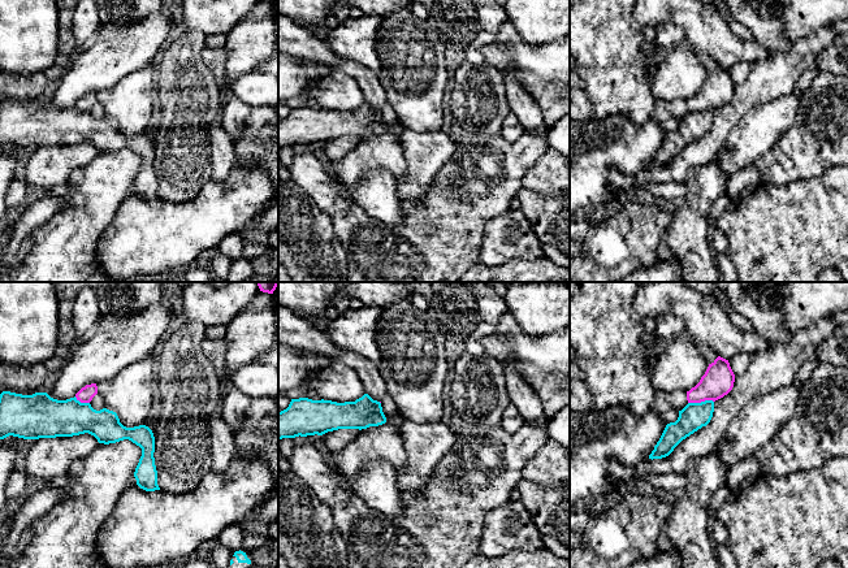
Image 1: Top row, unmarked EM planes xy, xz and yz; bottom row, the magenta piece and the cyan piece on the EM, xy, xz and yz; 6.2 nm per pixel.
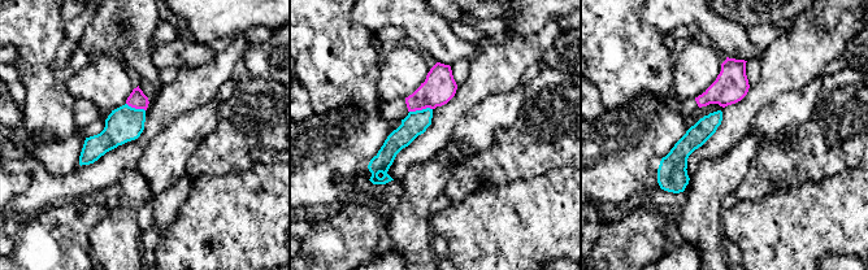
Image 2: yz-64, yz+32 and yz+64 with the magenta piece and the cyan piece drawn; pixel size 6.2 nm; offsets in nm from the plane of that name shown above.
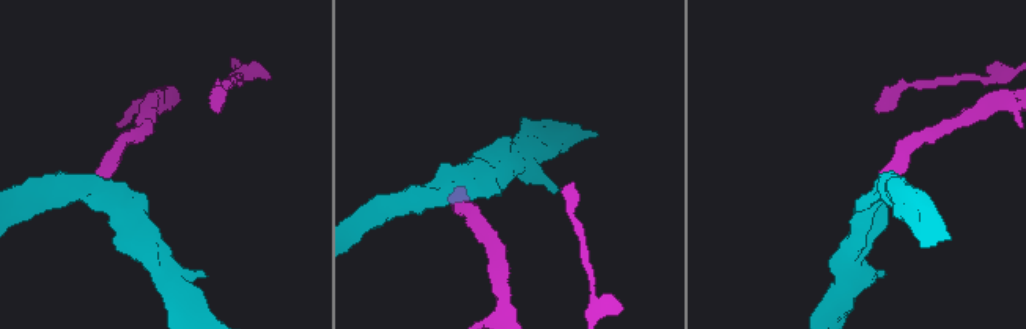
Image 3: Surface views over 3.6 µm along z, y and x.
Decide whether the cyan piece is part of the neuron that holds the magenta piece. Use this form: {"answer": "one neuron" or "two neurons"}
{"answer": "two neurons"}

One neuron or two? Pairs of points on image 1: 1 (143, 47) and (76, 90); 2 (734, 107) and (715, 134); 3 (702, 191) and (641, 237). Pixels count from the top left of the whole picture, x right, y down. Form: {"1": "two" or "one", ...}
{"1": "one", "2": "one", "3": "two"}

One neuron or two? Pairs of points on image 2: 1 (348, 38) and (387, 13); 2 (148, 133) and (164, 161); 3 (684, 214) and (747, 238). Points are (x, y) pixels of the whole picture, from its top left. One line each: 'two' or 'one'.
1: two
2: two
3: two

